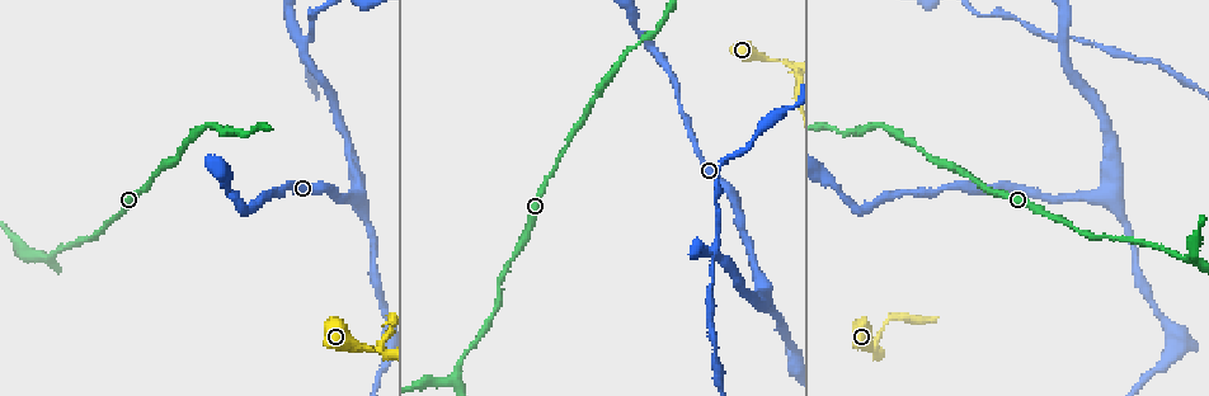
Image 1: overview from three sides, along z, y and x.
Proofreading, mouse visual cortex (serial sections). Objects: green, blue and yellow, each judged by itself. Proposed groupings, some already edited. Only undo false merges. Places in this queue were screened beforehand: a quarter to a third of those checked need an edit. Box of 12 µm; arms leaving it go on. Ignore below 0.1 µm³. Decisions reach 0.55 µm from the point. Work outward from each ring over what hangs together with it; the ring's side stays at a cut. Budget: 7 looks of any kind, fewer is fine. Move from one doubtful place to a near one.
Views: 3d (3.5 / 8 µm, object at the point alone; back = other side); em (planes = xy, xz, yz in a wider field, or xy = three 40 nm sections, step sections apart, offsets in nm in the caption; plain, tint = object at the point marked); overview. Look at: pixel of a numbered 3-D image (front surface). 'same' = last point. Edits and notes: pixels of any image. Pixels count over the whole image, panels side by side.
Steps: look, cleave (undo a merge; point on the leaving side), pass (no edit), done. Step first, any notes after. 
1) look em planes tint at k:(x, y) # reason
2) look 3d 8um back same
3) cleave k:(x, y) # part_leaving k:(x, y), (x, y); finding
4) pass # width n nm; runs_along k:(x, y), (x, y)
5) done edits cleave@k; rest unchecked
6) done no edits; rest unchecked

look 3d 3.5um at 1:(1097, 196) # three-way junction

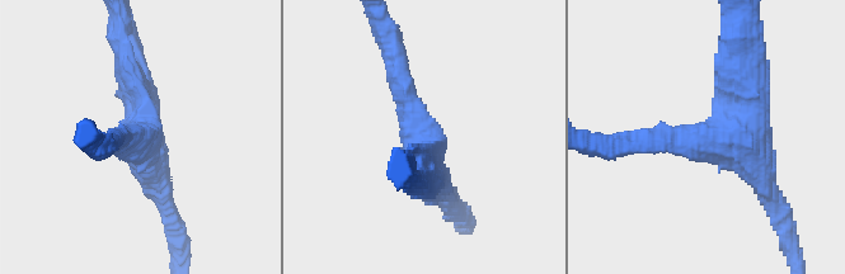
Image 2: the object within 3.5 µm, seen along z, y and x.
look em xy step 3 tint at 2:(712, 141) # arms 3; arm_widths 250, 300, 400 nm

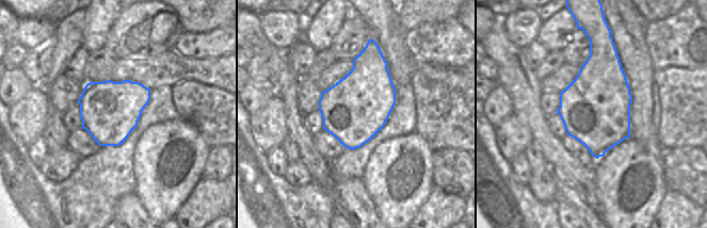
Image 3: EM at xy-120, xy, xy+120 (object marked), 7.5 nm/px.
pass # runs_along 2:(661, 141), (736, 136), (752, 58); continuous, no second cell

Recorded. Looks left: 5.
look 3d 3.5um back at 1:(378, 348) # thick turns thin

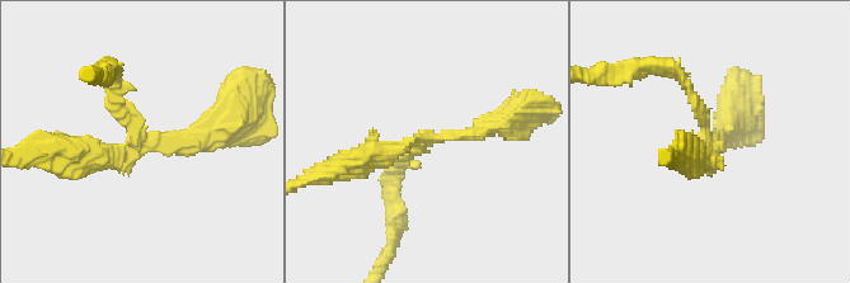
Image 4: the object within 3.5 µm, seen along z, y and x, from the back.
look em xy step 1 tint at 4:(149, 143) # arms 3; arm_widths 150, 250, 250 nm; now the EM

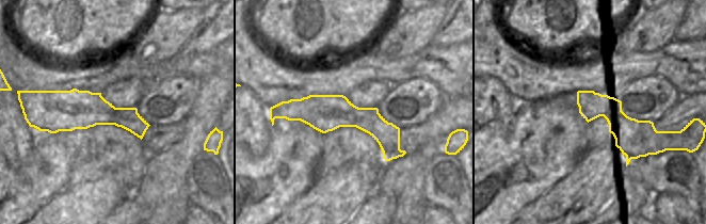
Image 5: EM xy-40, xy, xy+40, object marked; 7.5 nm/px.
cleave 4:(116, 84) # width 280 nm; part_leaving 4:(125, 118), (106, 71); a second cell is stuck on

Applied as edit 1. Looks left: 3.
look 3d 3.5um at 1:(1061, 39) # four arms meet

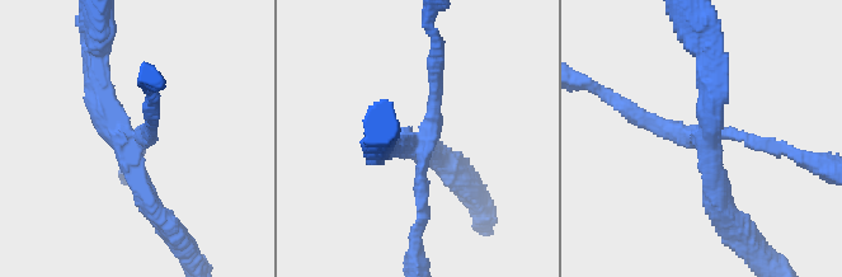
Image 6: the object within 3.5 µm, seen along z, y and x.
look em xy step 3 tint at 6:(427, 142) # arms 4; arm_widths 200, 200, 250, 300 nm

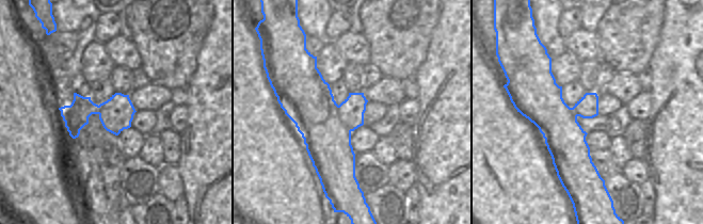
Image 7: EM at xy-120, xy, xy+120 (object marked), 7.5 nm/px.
cleave 6:(655, 120) # width 380 nm; part_leaving 6:(422, 142), (437, 101), (433, 38); a second cell is stuck on

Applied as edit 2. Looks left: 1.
done edits cleave@4, cleave@6; rest unchecked

